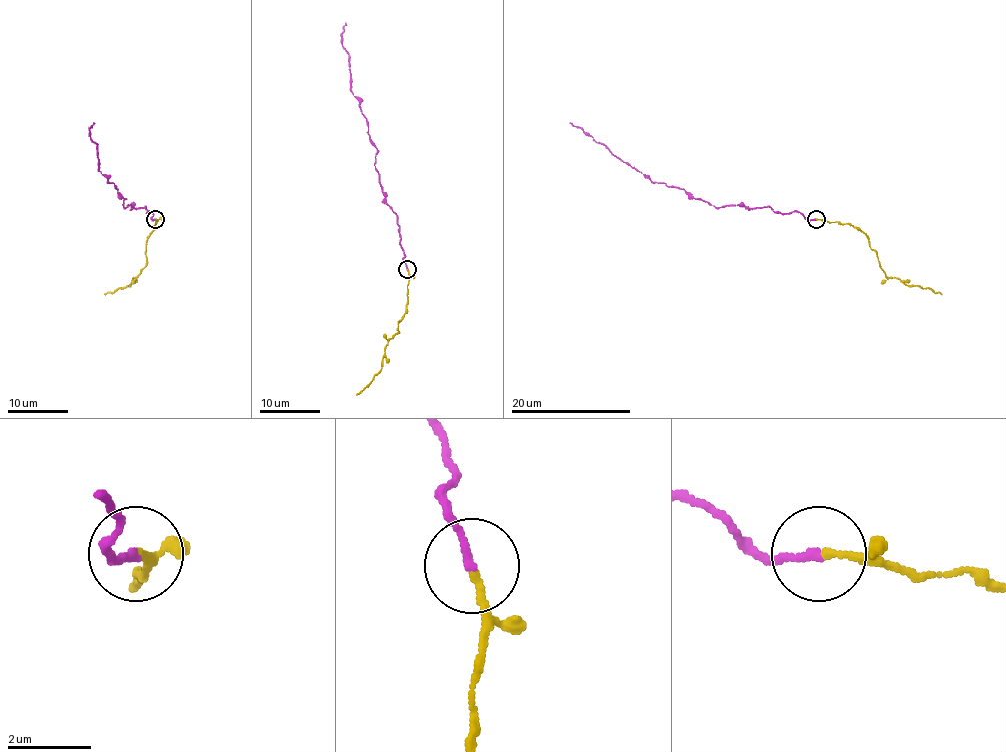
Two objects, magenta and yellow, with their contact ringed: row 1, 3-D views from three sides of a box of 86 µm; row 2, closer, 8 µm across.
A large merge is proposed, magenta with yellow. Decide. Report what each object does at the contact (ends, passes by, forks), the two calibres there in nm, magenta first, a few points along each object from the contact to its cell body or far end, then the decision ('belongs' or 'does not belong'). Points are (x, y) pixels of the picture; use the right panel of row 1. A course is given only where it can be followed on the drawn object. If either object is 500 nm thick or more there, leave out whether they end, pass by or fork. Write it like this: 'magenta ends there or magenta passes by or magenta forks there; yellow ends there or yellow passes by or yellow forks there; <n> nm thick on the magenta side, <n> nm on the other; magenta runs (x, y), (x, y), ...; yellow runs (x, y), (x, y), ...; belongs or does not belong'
magenta ends there; yellow ends there; 190 nm thick on the magenta side, 180 nm on the other; magenta runs (815, 219), (806, 219), (799, 212), (782, 213), (770, 207), (716, 207), (680, 188), (649, 179), (569, 122); yellow runs (817, 219), (851, 224), (859, 228), (887, 276), (941, 294); belongs

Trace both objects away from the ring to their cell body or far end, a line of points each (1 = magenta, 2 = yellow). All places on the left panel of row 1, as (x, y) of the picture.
1: (155, 219), (146, 207), (125, 207), (122, 204), (125, 198), (99, 171), (98, 146), (89, 129), (93, 122)
2: (155, 219), (155, 228), (146, 242), (146, 266), (132, 278), (129, 285), (104, 294)

